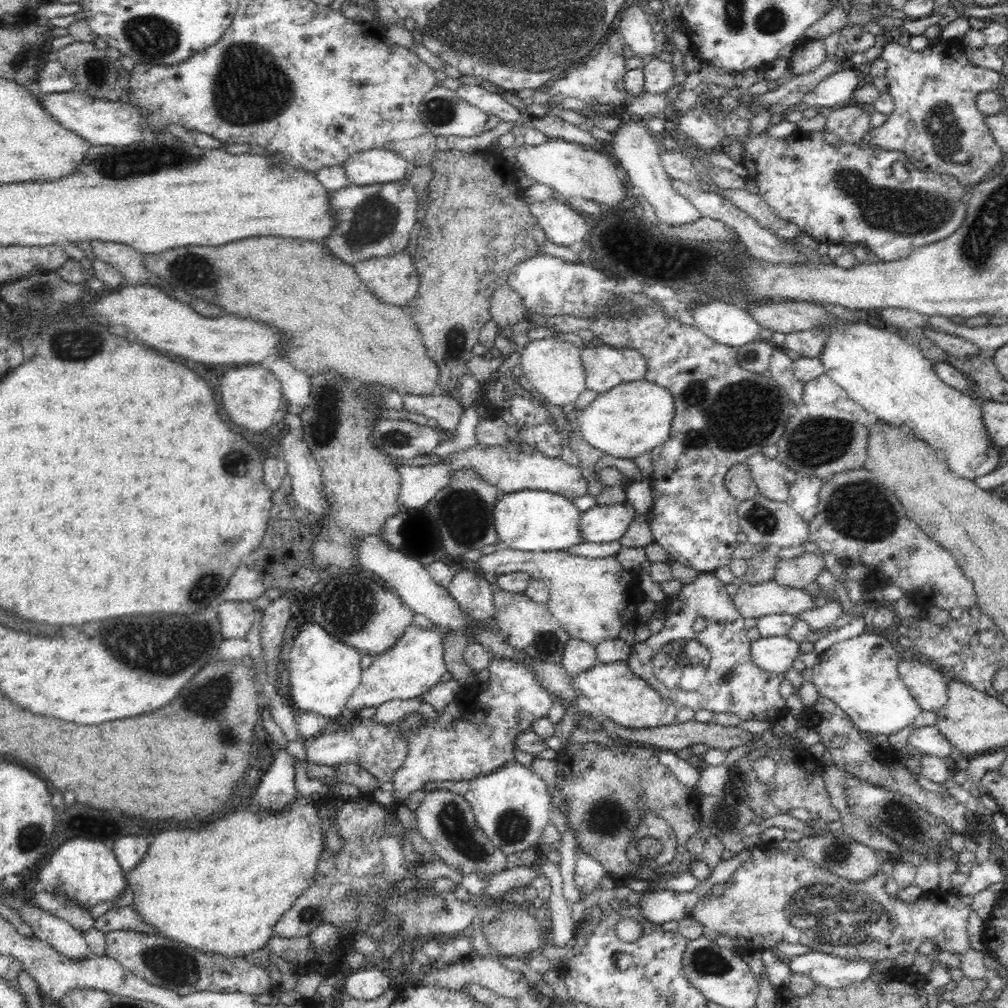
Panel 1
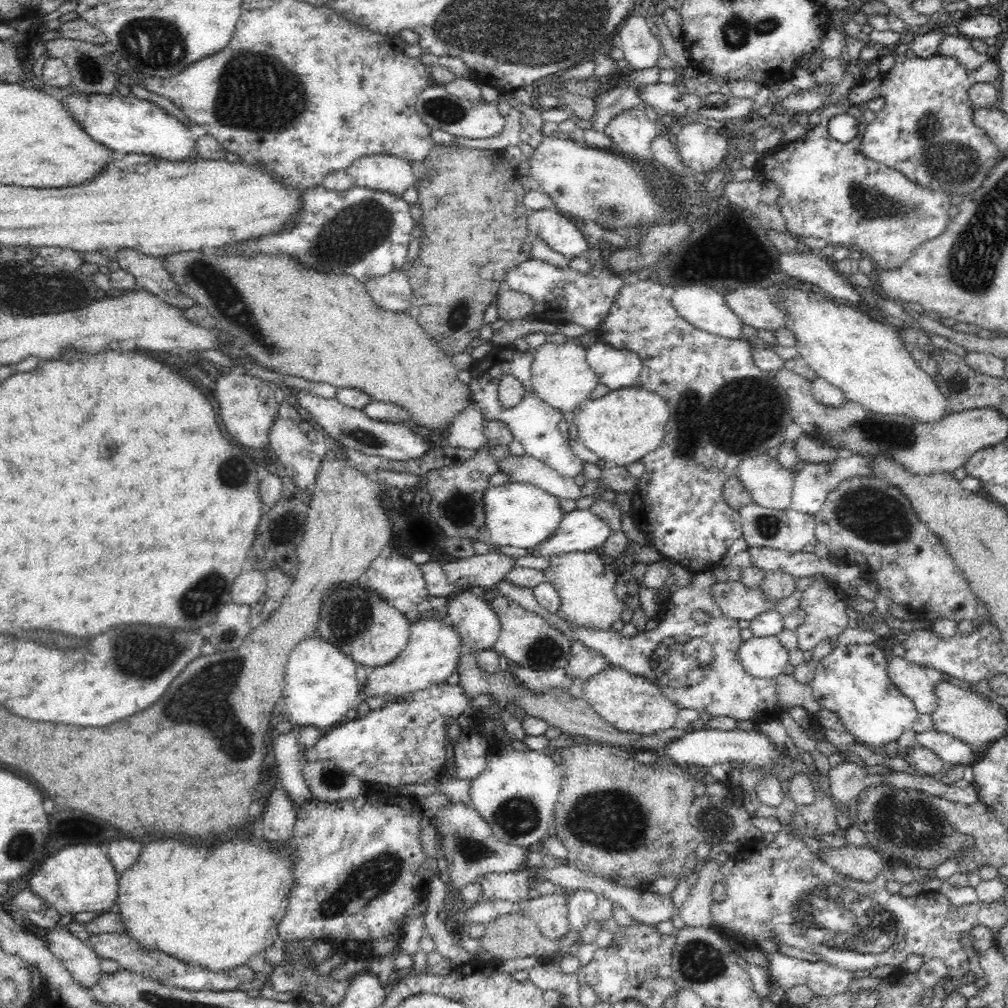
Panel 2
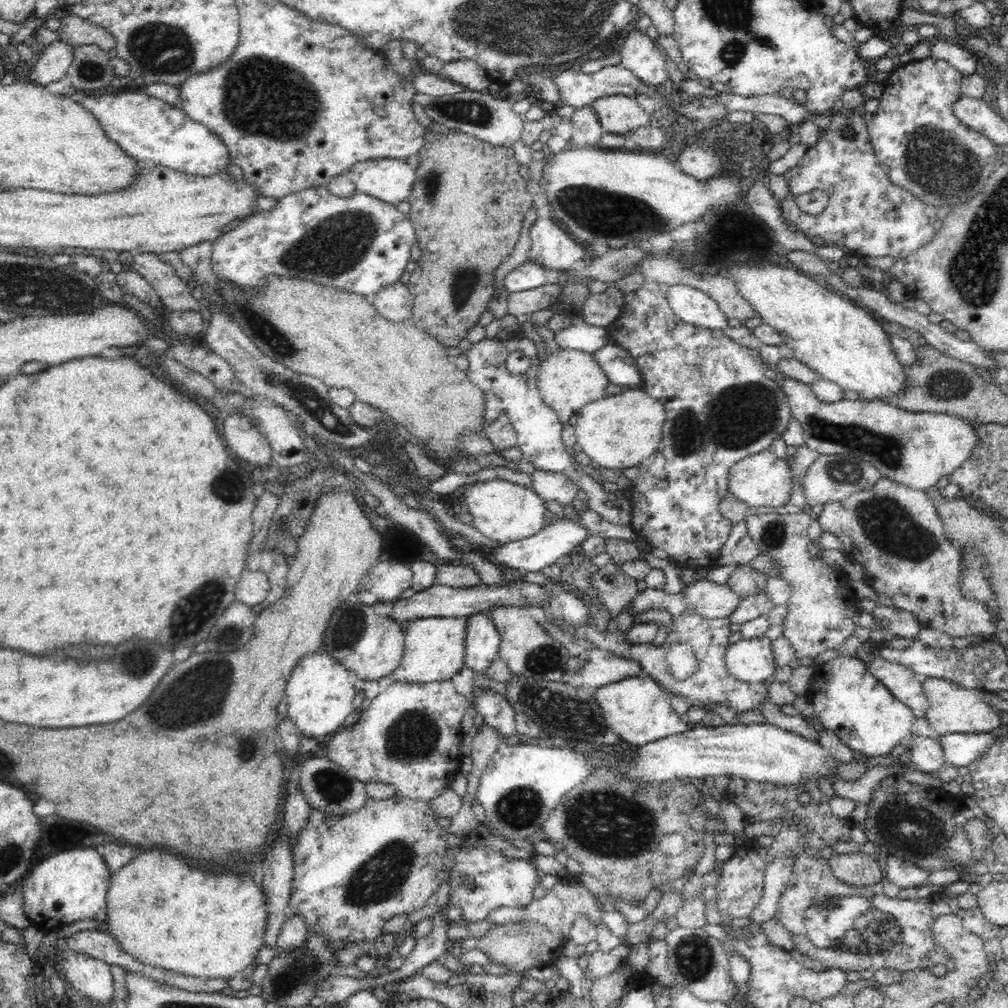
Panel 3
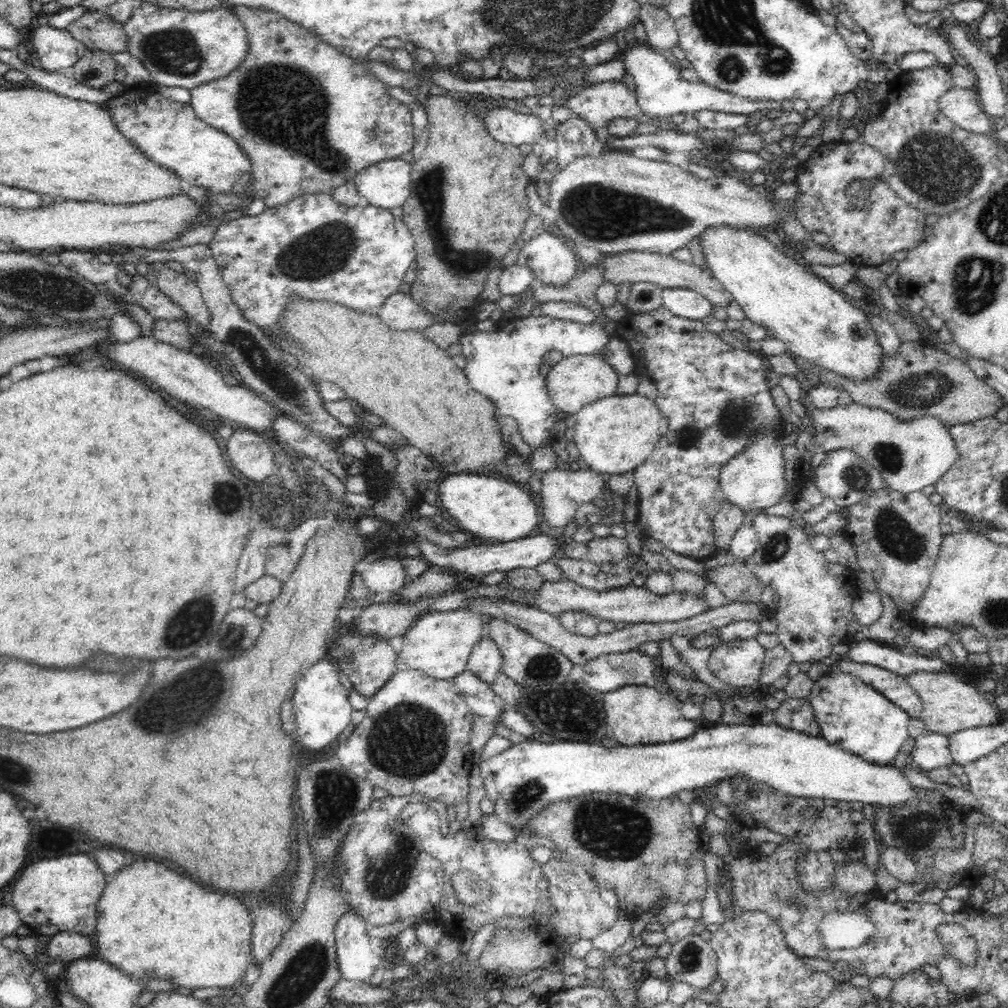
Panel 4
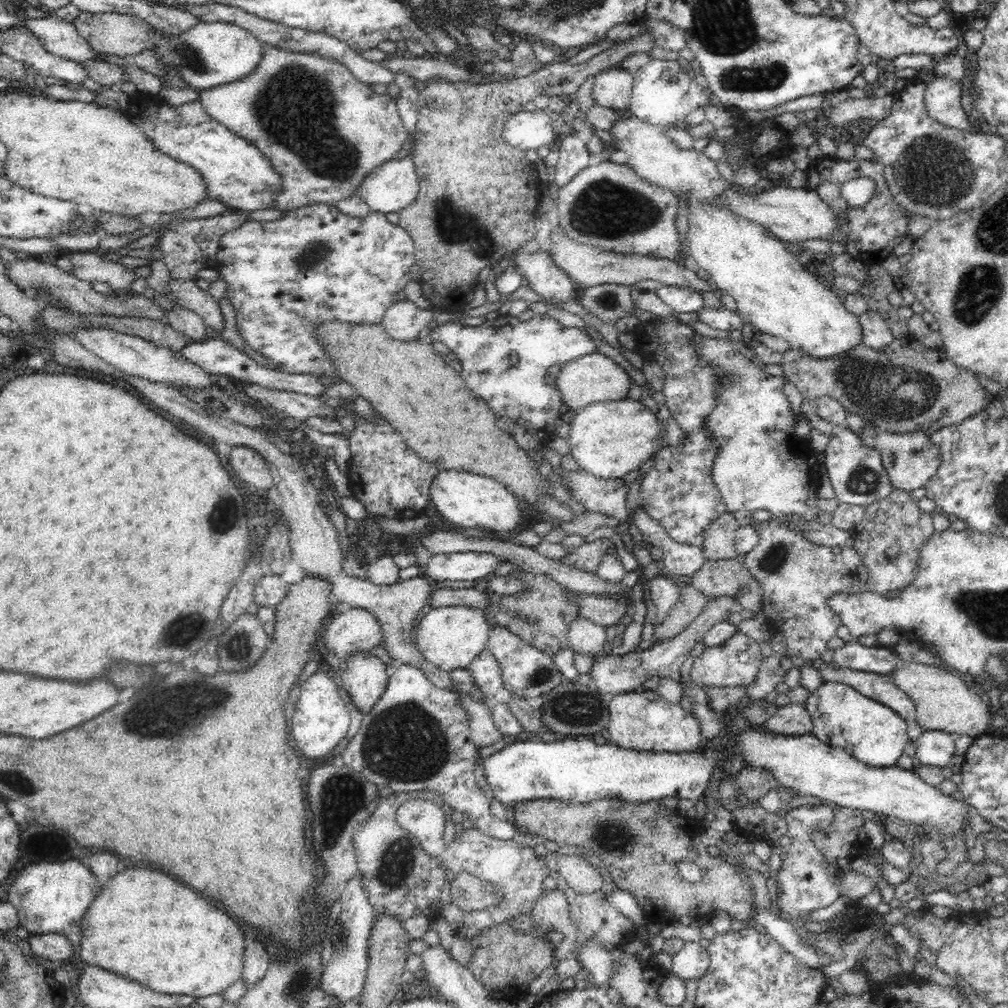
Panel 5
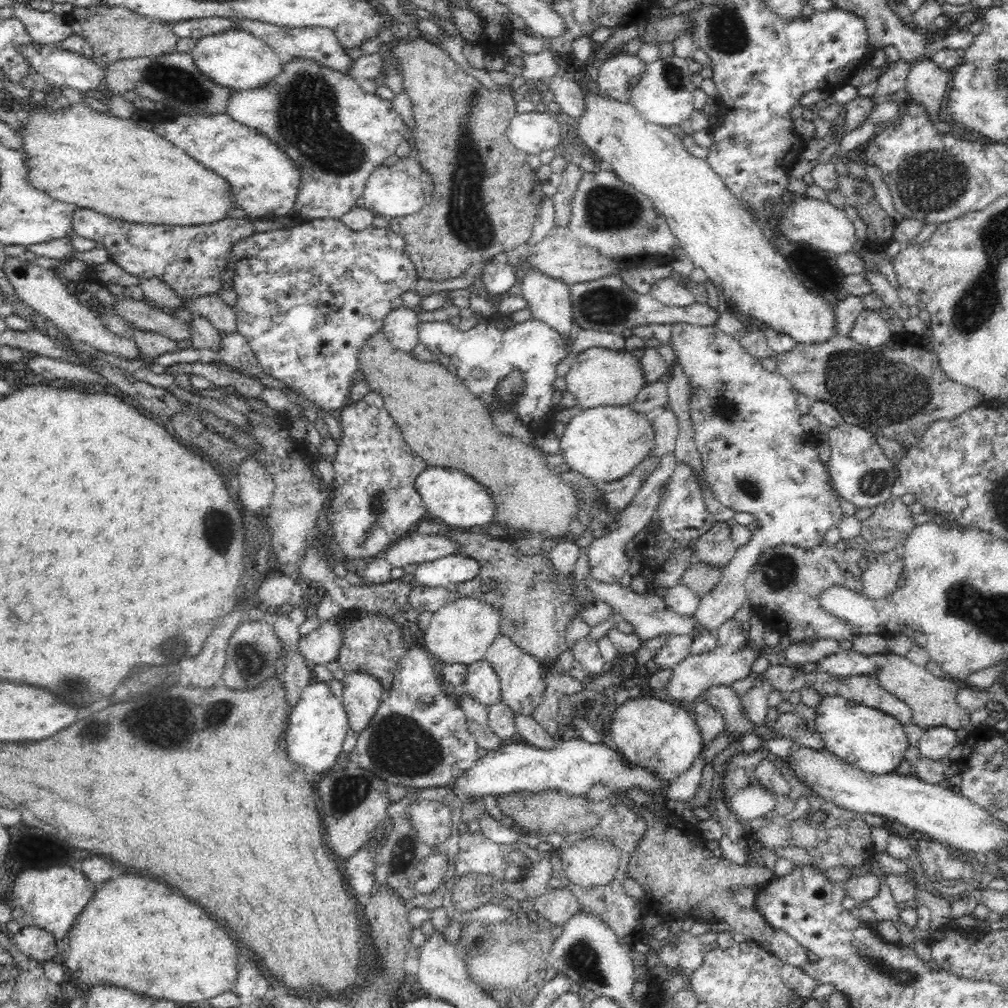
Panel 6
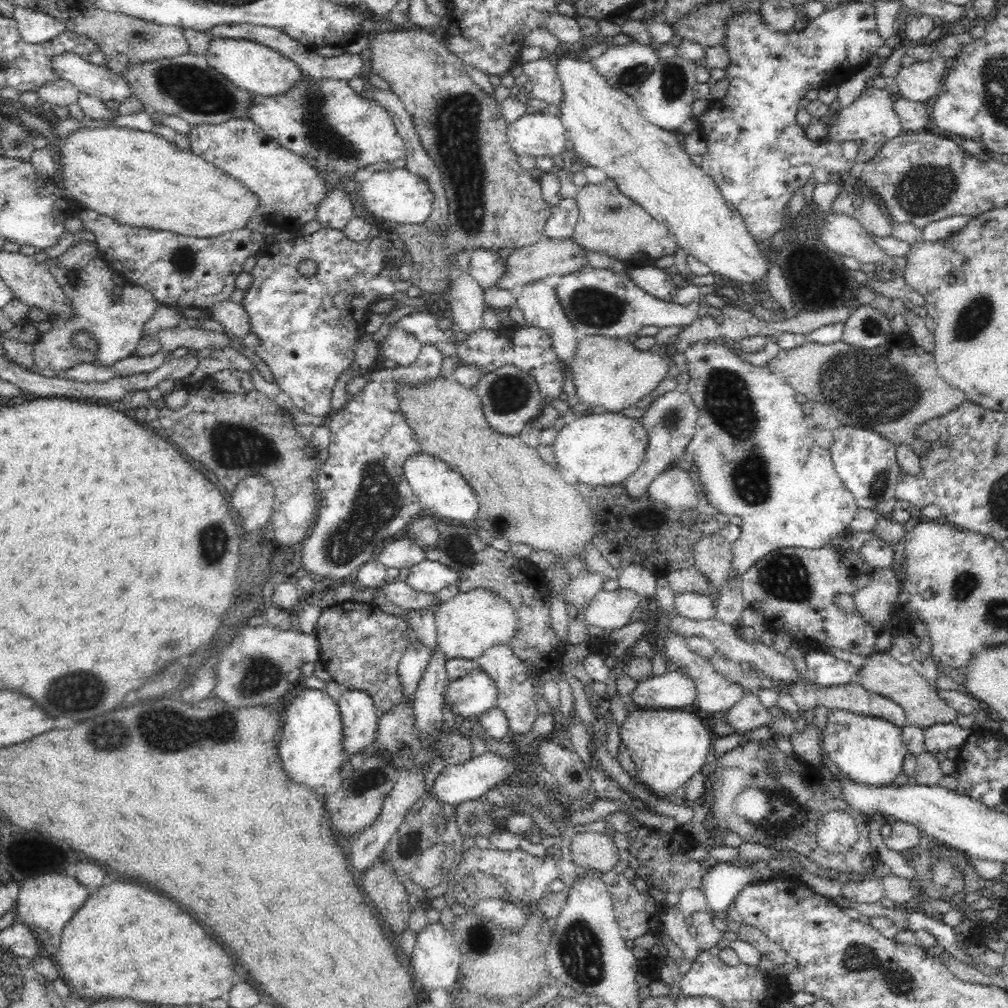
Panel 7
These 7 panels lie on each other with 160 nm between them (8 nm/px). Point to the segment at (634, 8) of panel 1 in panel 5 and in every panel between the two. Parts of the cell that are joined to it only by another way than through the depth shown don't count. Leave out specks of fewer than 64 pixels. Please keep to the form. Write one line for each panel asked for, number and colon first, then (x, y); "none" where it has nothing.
2: (641, 49)
3: (640, 54)
4: (661, 92)
5: (664, 91)

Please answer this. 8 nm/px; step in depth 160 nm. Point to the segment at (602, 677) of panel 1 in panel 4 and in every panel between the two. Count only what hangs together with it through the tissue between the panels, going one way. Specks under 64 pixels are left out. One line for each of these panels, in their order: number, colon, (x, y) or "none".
2: (631, 703)
3: (638, 710)
4: (637, 715)

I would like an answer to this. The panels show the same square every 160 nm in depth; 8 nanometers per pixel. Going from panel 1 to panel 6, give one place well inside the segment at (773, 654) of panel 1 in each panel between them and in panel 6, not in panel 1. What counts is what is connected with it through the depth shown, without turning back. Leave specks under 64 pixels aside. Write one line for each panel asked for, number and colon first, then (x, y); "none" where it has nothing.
2: (762, 657)
3: (752, 660)
4: (738, 663)
5: (735, 663)
6: (730, 661)

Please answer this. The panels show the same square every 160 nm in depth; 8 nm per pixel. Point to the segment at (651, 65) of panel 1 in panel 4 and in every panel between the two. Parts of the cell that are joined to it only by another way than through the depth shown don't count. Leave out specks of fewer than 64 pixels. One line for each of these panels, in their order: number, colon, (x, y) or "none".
2: (626, 95)
3: (586, 128)
4: (575, 137)

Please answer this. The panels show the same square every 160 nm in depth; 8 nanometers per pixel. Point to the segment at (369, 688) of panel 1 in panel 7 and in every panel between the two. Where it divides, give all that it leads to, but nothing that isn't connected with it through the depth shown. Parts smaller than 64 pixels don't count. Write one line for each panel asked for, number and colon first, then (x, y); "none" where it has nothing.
2: (431, 655)
3: (434, 650)
4: (439, 644)
5: (450, 637)
6: (461, 632)
7: (474, 621)

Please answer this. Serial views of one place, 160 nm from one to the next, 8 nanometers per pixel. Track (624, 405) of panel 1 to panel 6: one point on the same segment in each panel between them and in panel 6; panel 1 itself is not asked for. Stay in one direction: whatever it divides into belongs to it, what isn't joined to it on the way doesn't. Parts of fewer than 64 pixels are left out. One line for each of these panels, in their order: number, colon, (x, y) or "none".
2: (622, 427)
3: (617, 432)
4: (615, 435)
5: (609, 440)
6: (603, 444)

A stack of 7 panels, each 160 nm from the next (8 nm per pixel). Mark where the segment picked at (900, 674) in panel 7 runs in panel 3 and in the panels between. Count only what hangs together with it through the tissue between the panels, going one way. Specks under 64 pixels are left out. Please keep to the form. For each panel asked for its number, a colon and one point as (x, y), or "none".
3: (953, 709)
4: (950, 705)
5: (943, 701)
6: (933, 701)

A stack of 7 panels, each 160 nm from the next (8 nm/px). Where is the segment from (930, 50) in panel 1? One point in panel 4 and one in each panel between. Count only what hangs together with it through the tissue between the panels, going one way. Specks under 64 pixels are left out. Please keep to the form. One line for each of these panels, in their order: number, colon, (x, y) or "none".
2: (925, 131)
3: (922, 146)
4: (936, 167)

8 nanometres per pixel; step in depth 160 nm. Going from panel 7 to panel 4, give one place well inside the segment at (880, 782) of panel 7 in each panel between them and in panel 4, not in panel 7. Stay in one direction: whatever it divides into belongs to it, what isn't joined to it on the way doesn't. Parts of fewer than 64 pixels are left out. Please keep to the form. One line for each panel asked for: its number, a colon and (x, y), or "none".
4: (851, 714)
5: (872, 733)
6: (867, 738)

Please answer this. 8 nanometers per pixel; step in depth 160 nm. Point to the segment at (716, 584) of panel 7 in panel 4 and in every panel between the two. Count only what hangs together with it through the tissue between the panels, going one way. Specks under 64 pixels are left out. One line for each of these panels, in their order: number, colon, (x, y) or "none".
4: (728, 519)
5: (719, 538)
6: (715, 547)

